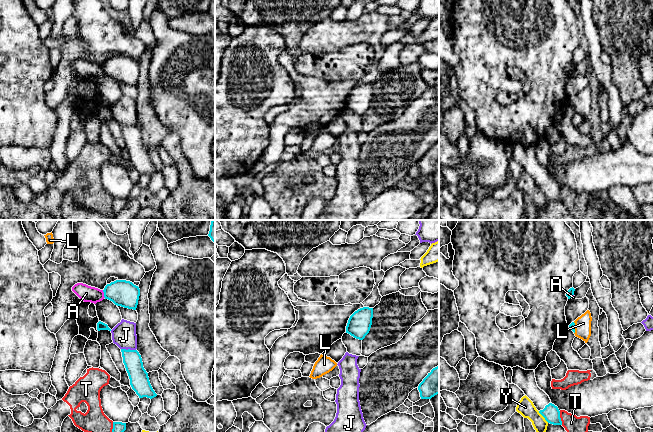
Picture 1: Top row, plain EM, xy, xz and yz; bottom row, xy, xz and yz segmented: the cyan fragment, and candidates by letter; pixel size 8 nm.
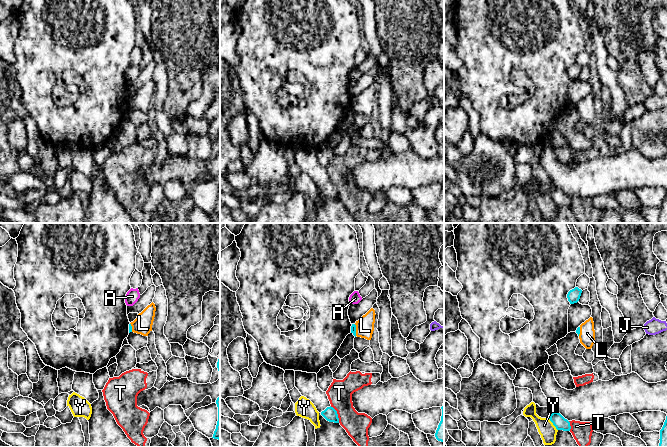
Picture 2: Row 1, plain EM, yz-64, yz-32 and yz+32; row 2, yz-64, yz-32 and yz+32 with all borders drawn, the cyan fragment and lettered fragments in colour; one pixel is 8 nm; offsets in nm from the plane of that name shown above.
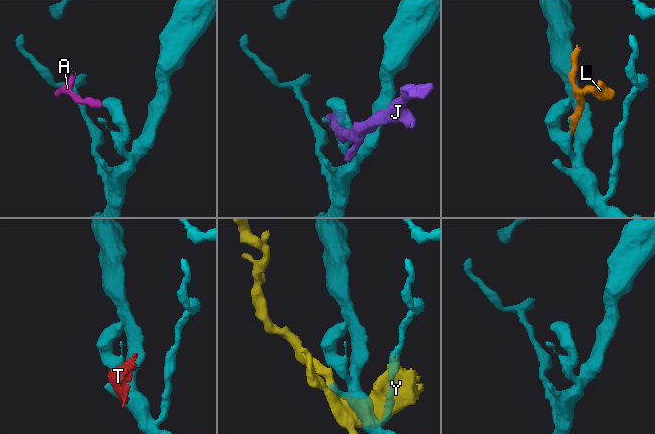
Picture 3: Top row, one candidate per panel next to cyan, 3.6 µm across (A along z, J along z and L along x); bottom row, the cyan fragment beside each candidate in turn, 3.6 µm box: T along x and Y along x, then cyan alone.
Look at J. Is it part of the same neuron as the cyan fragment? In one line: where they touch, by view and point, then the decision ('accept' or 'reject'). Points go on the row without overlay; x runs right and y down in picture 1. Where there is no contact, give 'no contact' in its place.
contact xy (128, 125); reject

